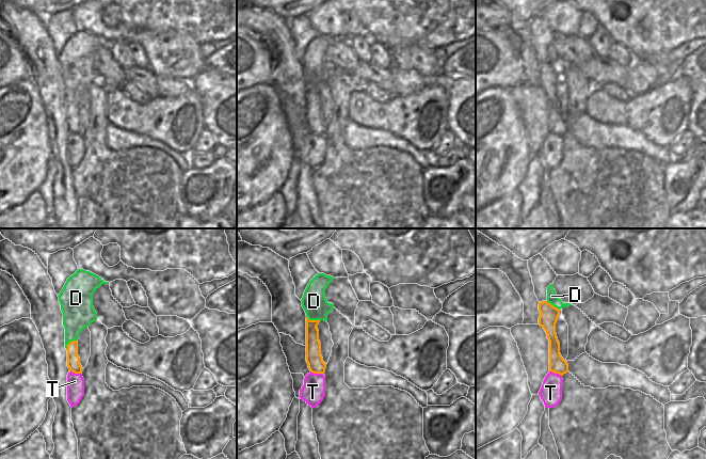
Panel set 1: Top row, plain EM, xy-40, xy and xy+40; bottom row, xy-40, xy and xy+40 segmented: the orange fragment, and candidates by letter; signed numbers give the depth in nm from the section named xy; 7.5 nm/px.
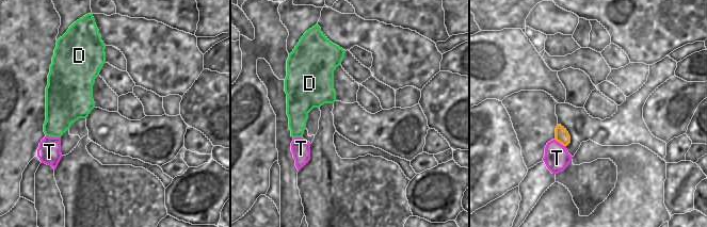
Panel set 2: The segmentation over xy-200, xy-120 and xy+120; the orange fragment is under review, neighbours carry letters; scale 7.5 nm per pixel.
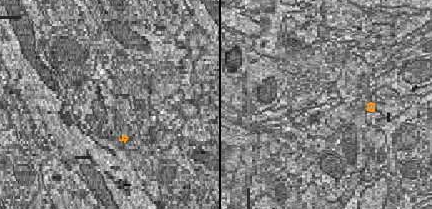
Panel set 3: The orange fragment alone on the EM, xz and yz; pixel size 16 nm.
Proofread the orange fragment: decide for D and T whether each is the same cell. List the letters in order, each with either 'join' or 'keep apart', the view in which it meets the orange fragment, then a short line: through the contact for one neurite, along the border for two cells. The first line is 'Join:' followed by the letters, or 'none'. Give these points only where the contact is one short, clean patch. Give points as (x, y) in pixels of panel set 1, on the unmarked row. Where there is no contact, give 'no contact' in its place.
Join: D
D: join | xy-40 | xy-40 (74, 125), (73, 110), (69, 104), (78, 73)
T: keep apart | xy-40

